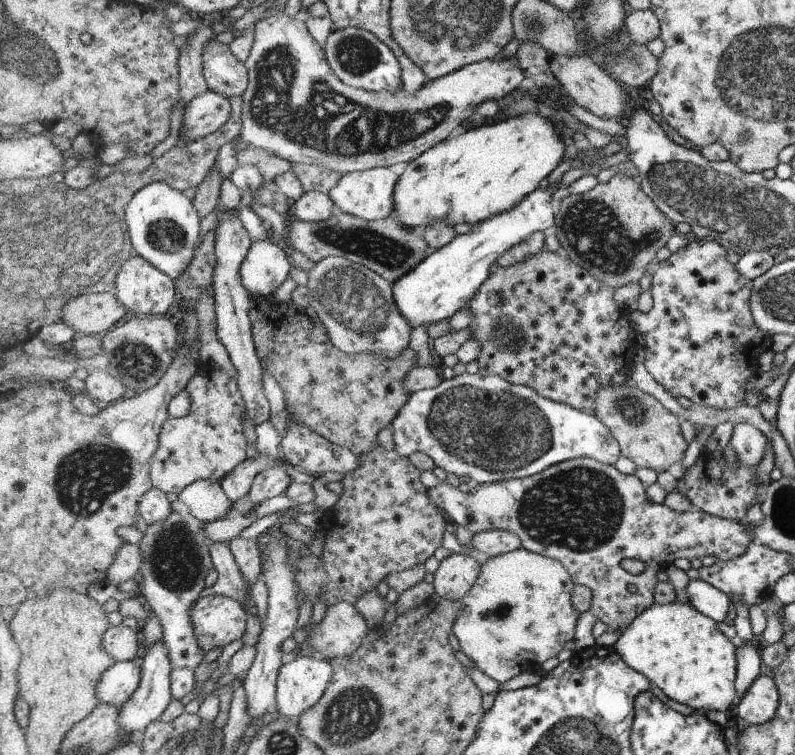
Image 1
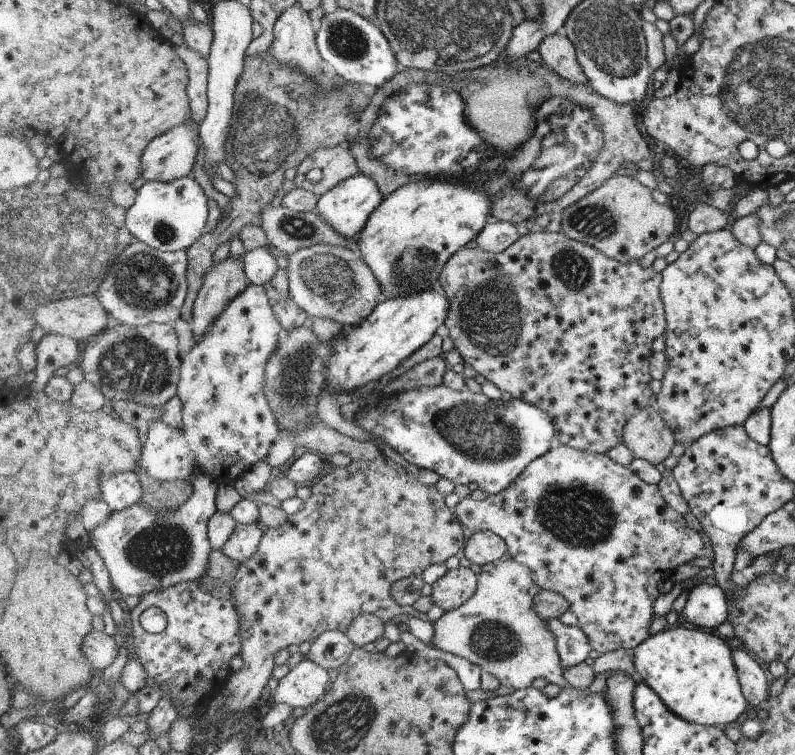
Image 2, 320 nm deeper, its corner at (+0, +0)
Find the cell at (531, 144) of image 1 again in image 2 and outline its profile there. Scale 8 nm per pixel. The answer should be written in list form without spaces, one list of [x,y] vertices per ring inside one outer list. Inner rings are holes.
[[[423,176],[423,179],[408,182],[384,197],[383,203],[371,215],[367,225],[358,235],[357,243],[364,262],[379,280],[382,288],[380,301],[406,294],[418,294],[422,290],[433,288],[432,284],[439,280],[450,259],[459,253],[460,246],[466,246],[483,232],[493,212],[491,195],[484,194],[472,182],[460,180],[460,183],[462,184],[455,184],[444,177],[432,179]]]

